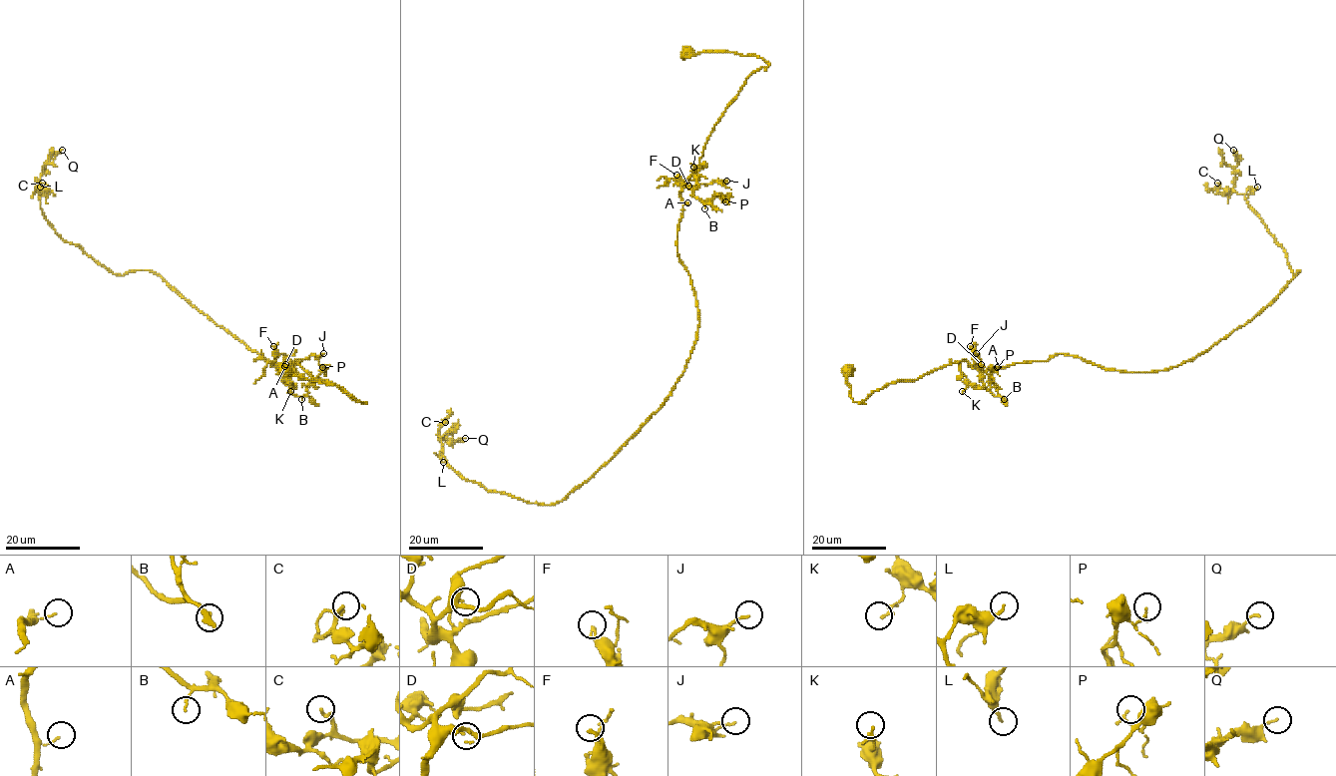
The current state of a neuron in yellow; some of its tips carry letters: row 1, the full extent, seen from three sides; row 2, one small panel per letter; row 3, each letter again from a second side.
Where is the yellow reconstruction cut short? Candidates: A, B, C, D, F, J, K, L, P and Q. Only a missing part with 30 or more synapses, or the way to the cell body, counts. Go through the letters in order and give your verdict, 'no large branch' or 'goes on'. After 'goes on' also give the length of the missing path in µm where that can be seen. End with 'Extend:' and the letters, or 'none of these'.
A: no large branch
B: no large branch
C: goes on; missing 10 µm
D: no large branch
F: no large branch
J: no large branch
K: no large branch
L: no large branch
P: no large branch
Q: no large branch
Extend: C

